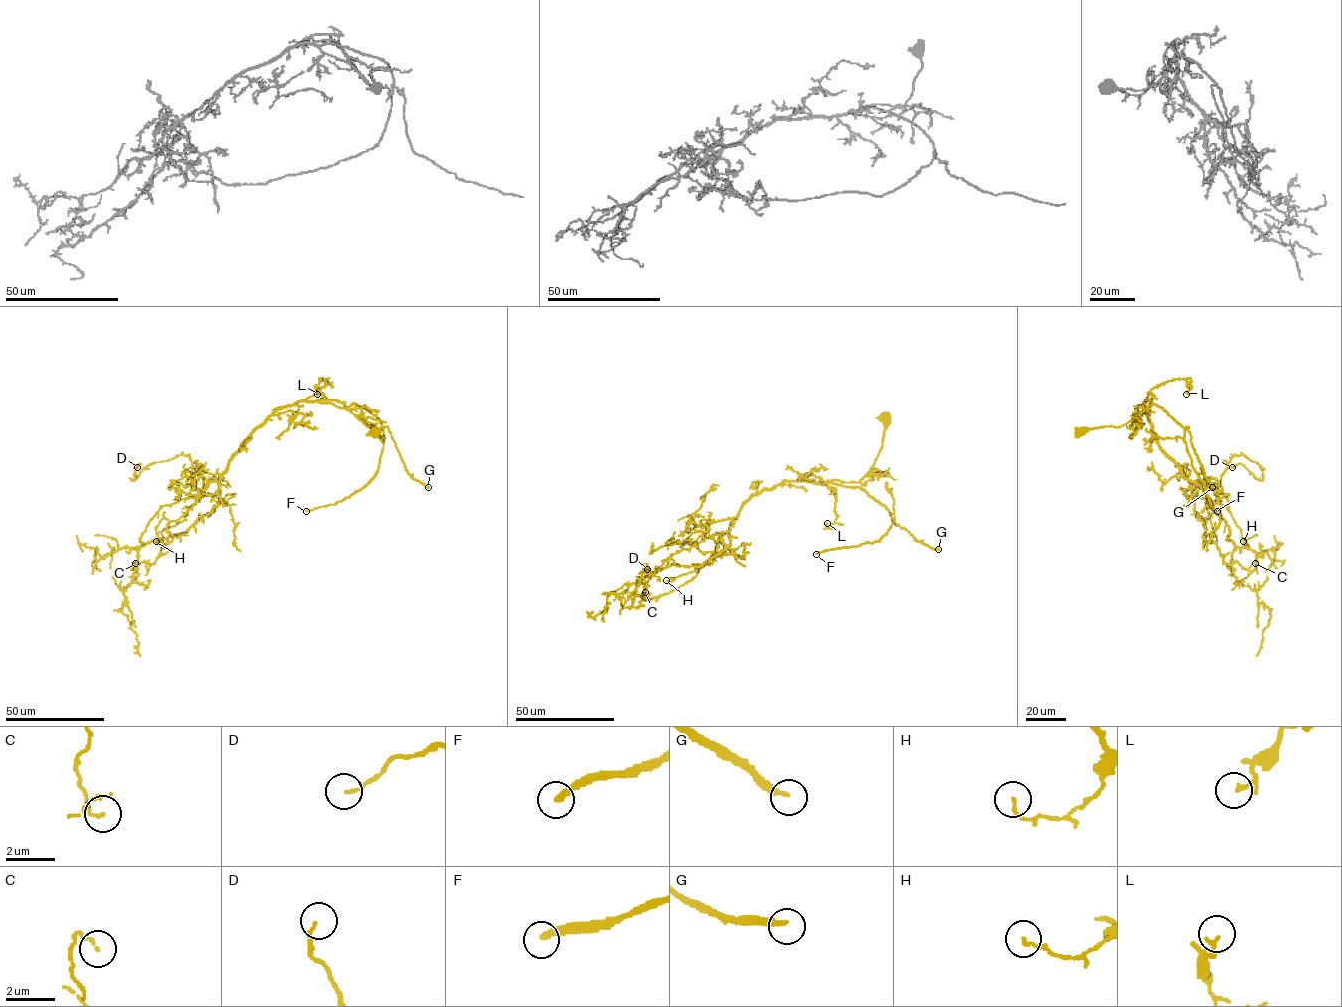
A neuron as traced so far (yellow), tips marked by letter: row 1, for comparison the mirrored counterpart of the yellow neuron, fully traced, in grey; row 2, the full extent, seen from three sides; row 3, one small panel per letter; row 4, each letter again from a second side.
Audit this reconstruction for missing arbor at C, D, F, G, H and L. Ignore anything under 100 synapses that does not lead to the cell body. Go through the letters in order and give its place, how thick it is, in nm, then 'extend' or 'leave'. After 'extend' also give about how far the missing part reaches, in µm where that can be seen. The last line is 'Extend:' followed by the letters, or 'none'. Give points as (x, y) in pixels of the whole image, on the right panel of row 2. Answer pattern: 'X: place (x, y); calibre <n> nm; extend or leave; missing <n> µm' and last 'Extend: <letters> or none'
C: place (1255, 563); calibre 130 nm; leave
D: place (1232, 467); calibre 110 nm; leave
F: place (1217, 511); calibre 280 nm; extend; missing 130 µm
G: place (1212, 487); calibre 260 nm; extend; missing 150 µm
H: place (1243, 541); calibre 120 nm; leave
L: place (1186, 394); calibre 100 nm; leave
Extend: F, G

